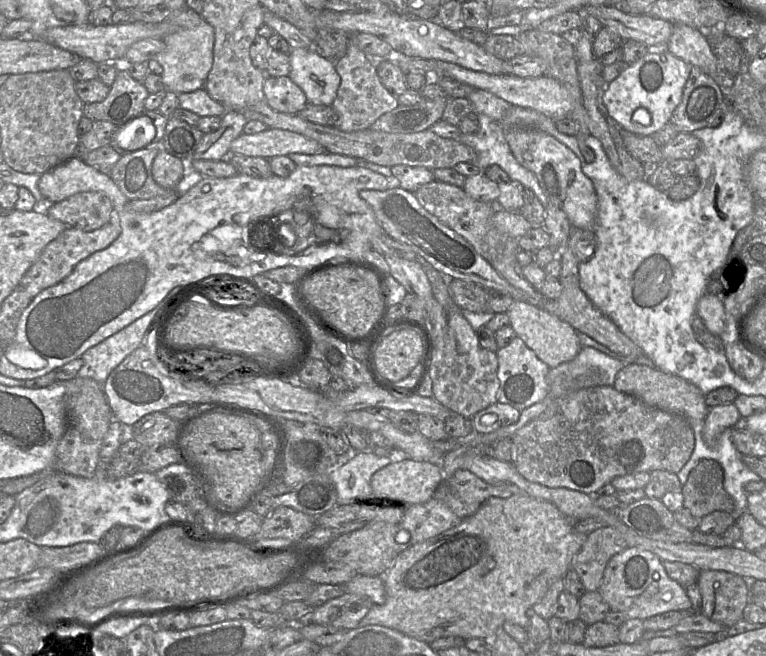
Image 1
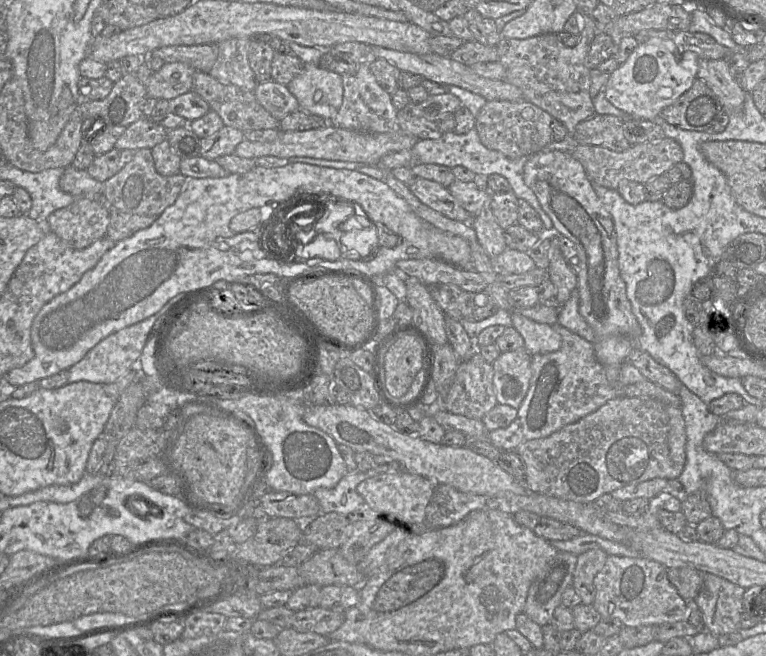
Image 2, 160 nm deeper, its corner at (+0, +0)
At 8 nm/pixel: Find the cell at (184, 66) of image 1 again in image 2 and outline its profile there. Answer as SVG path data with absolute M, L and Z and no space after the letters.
M182 62L165 63L146 84L147 97L171 100L192 90L195 70Z

